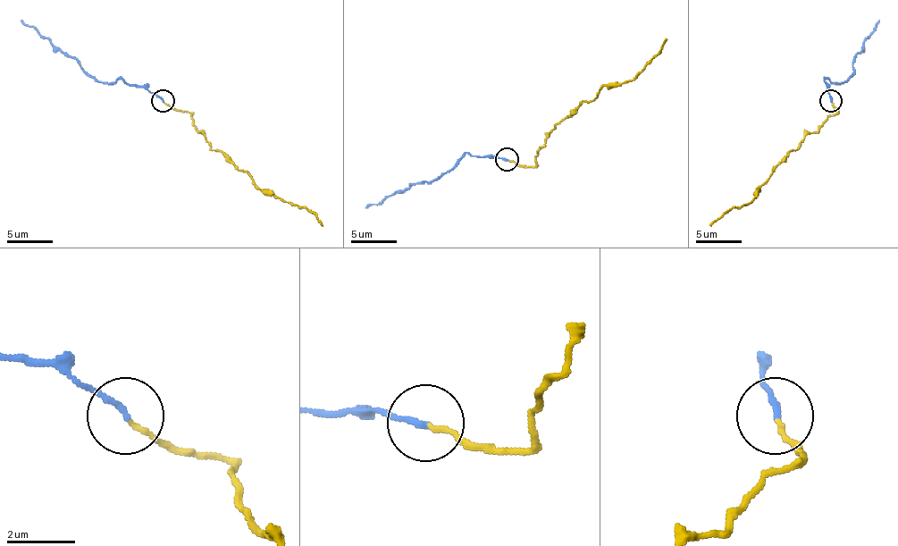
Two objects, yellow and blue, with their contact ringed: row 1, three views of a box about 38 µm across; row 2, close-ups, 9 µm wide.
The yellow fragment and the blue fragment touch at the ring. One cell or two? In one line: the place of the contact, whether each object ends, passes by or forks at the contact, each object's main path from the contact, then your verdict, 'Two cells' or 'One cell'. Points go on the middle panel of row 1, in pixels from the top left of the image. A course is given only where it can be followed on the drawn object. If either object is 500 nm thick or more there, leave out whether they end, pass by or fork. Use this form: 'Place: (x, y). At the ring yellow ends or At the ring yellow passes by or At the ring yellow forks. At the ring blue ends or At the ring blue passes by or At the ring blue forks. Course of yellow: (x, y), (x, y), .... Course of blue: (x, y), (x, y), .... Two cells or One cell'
Place: (507, 159). At the ring yellow ends. At the ring blue ends. Course of yellow: (507, 160), (532, 166), (537, 150), (558, 123), (591, 102), (604, 86), (629, 81), (667, 37). Course of blue: (507, 160), (465, 153), (448, 172), (433, 178), (411, 182), (365, 208). One cell

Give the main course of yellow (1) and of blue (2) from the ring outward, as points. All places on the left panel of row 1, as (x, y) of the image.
1: (163, 101), (177, 110), (188, 110), (214, 149), (260, 188), (306, 206), (322, 225)
2: (163, 101), (138, 85), (121, 80), (103, 82), (89, 76), (73, 57), (66, 57), (20, 20)

